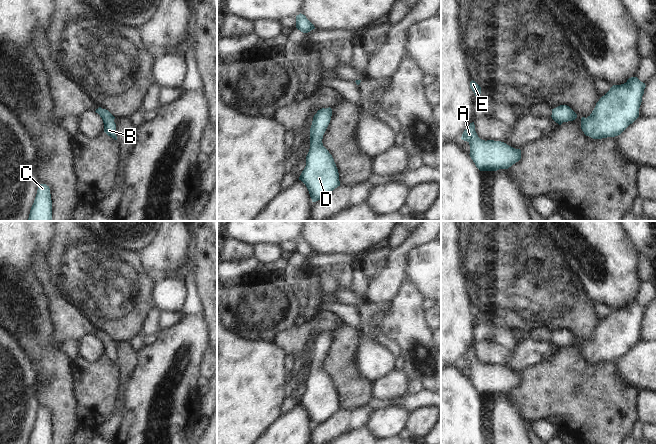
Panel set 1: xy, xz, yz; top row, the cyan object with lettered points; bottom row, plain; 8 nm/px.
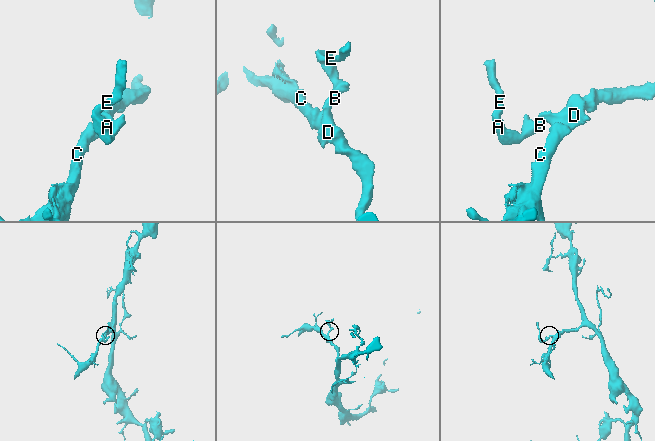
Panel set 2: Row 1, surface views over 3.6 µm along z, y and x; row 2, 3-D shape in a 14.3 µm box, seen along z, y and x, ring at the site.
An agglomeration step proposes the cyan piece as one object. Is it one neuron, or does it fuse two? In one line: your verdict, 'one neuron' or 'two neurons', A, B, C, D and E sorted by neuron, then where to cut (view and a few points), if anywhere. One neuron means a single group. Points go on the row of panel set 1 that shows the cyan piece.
one neuron; groups A B C D E; cut none

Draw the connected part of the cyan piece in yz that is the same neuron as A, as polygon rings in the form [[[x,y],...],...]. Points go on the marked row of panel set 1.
[[[474,122],[464,130],[462,140],[470,145],[470,157],[480,171],[508,169],[521,159],[521,150],[504,142],[482,140],[475,131]]]

